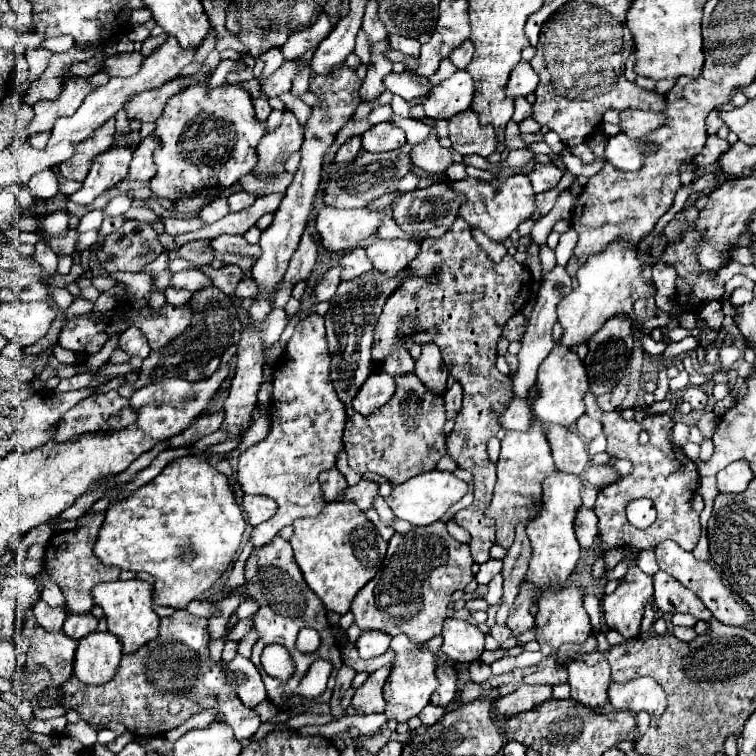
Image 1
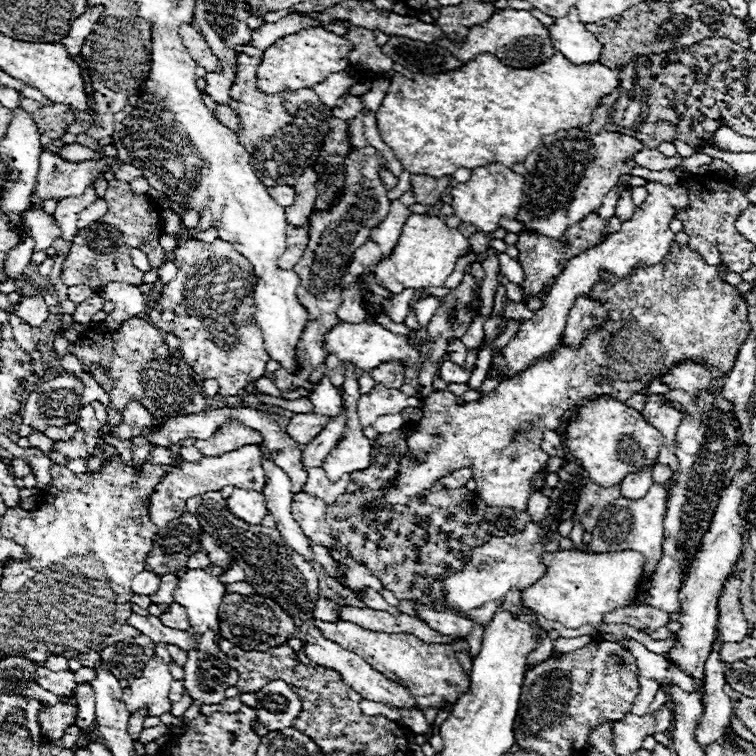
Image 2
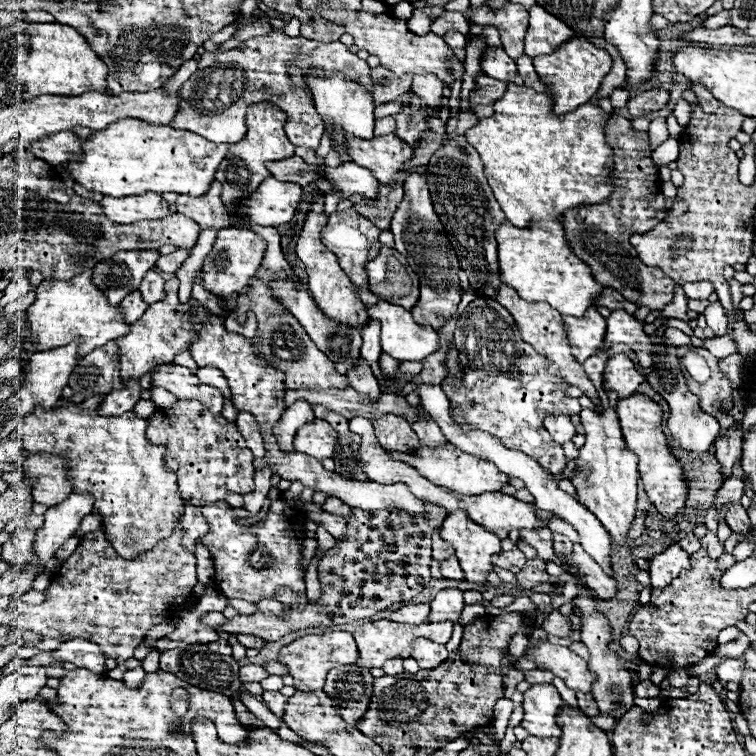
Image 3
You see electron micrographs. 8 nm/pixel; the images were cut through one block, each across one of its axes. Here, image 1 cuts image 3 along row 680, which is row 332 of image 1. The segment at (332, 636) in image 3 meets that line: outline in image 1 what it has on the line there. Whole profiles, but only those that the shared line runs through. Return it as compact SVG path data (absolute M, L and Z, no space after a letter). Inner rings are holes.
M312 314L304 318L296 330L294 336L288 340L288 346L280 360L276 362L274 370L274 396L272 396L272 408L270 408L270 432L268 436L244 450L238 458L238 484L242 492L246 494L262 494L272 498L278 504L278 512L266 520L264 524L258 524L250 532L250 542L252 548L262 548L272 542L272 538L284 528L290 526L298 518L312 518L318 516L326 504L322 498L318 474L322 470L328 470L336 464L336 454L342 450L342 430L344 430L344 420L346 420L346 410L344 404L338 400L330 380L330 352L326 346L326 336L324 336L324 318L320 314Z

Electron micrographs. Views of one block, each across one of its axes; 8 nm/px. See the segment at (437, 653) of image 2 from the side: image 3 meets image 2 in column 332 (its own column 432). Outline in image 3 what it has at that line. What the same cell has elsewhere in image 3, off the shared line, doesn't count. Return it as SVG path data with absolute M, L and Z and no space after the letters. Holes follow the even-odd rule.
M374 620L366 622L356 628L354 640L360 650L358 666L364 668L382 668L382 664L390 658L410 658L412 656L412 646L416 638L428 638L438 644L446 644L452 636L452 622L426 622L426 624L412 625L392 622L392 620Z

